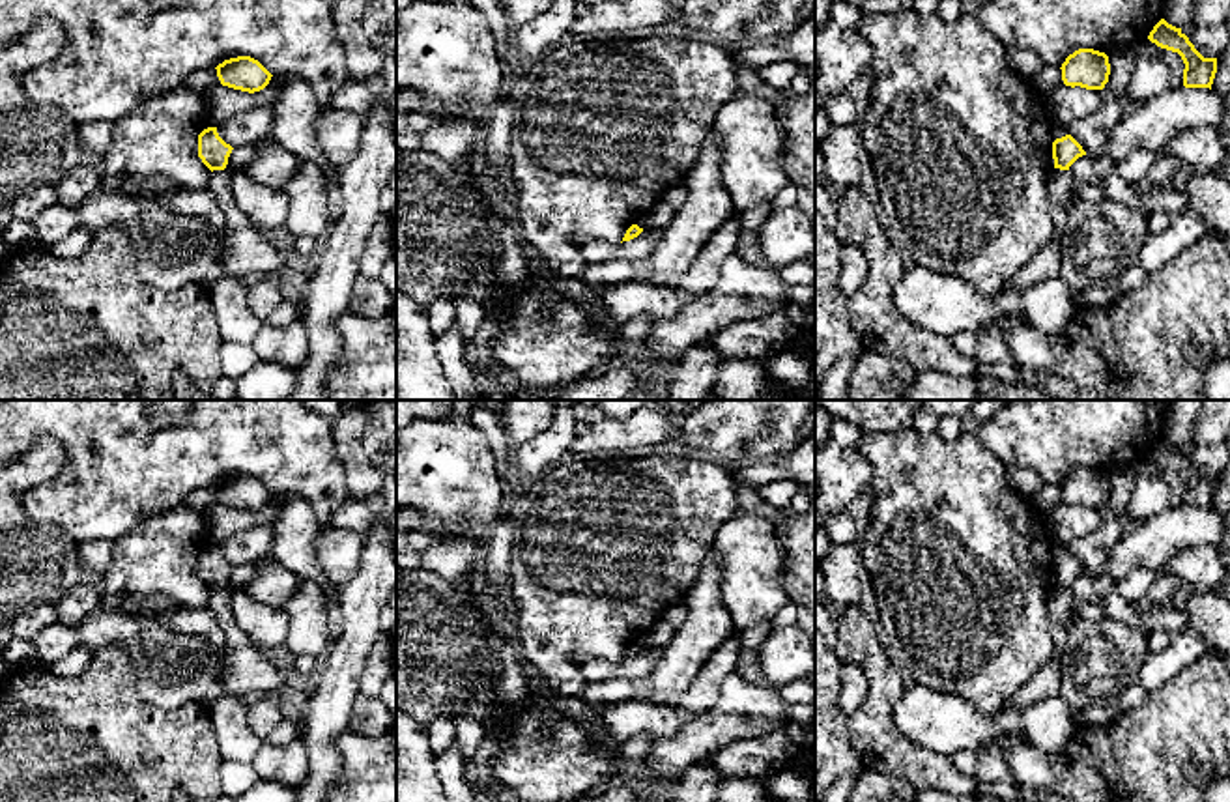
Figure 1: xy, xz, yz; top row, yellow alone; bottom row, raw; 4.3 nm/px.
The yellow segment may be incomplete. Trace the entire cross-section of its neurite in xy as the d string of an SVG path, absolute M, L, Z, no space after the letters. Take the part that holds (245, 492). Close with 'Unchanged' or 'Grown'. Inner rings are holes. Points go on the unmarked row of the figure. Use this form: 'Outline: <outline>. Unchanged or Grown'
Outline: M250 475L224 479L215 488L222 505L249 512L264 508L273 495L258 479Z. Unchanged

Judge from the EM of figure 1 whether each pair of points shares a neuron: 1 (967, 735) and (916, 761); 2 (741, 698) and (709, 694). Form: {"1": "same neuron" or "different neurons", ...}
{"1": "different neurons", "2": "different neurons"}

